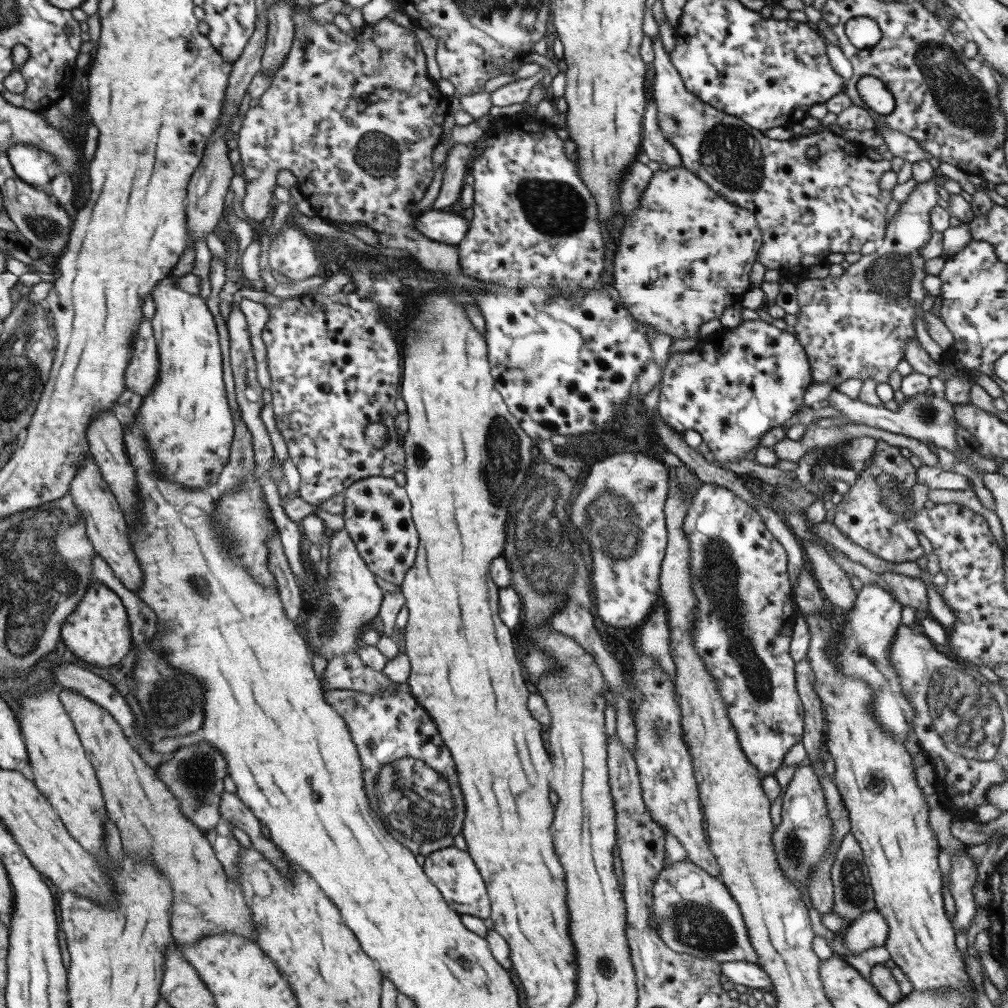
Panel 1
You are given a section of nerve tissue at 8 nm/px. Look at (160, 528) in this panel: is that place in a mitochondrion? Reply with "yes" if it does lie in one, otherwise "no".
no

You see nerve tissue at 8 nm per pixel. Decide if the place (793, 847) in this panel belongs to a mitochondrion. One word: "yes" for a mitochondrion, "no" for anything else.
yes

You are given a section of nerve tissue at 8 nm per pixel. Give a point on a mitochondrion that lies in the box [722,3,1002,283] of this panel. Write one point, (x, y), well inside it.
(961, 97)

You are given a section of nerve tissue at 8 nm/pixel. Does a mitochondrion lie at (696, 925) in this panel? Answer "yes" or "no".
yes

